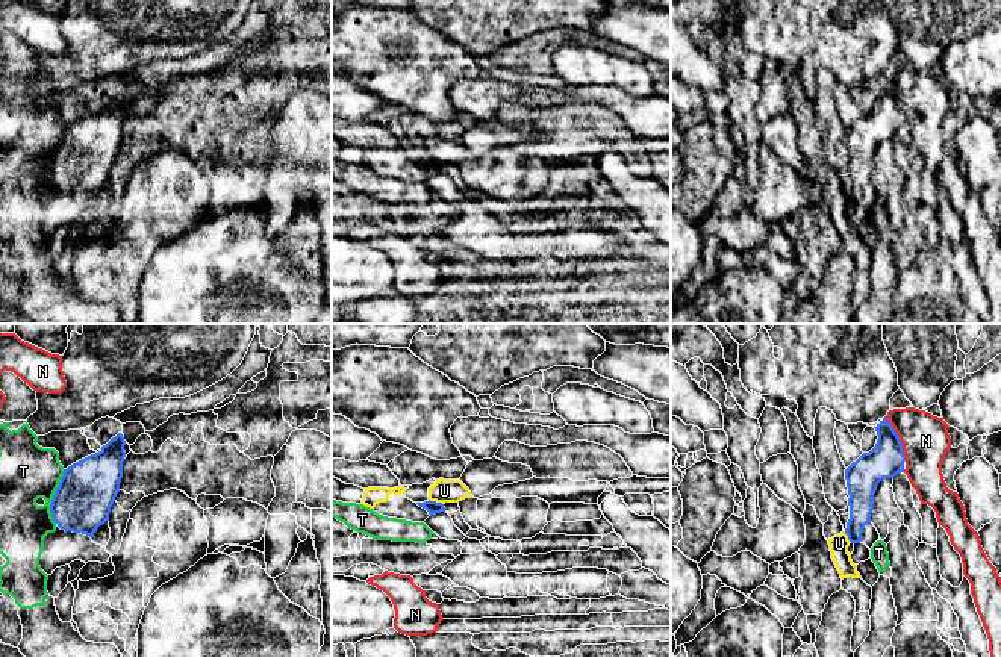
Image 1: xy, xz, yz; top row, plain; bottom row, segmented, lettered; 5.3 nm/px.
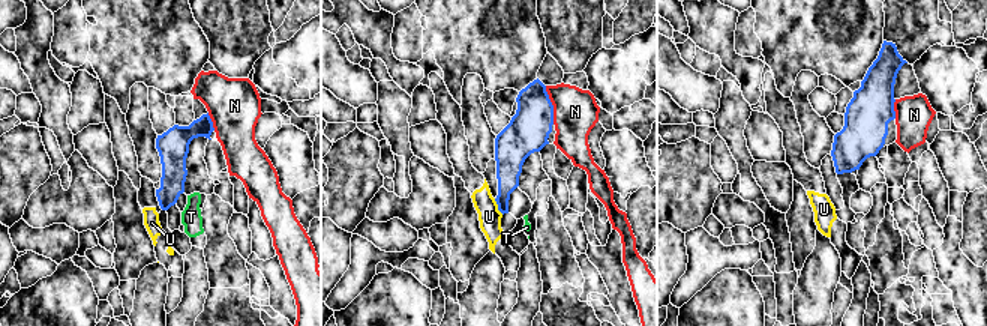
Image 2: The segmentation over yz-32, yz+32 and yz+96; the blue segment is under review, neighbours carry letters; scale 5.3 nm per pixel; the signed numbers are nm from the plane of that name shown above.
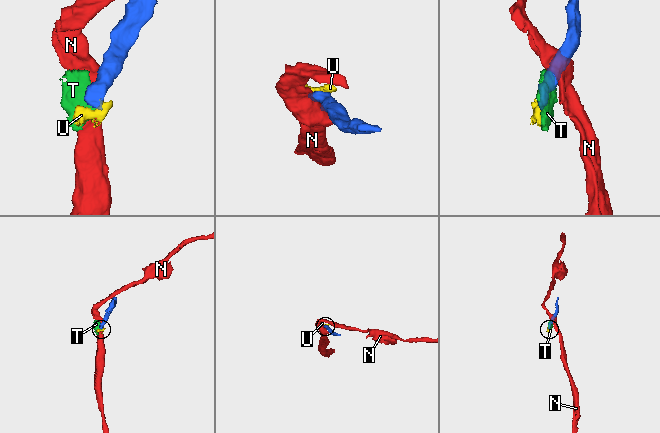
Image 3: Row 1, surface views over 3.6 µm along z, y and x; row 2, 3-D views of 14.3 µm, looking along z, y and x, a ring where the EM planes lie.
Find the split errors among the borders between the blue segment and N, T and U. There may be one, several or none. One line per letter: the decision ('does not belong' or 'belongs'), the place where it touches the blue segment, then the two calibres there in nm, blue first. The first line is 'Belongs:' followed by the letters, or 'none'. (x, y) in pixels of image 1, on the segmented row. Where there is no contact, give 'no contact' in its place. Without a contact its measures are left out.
Belongs: U
N: does not belong | yz (898, 439) | 190/260 nm
T: does not belong | xy (53, 497) | 300/300 nm
U: belongs | xz (435, 501) | 70/130 nm

